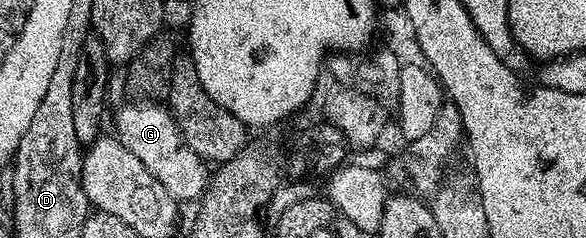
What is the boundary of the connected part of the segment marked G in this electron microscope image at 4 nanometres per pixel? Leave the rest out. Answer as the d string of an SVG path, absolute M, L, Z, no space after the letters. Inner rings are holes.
M126 102L114 120L113 131L119 142L148 168L177 202L197 201L208 185L207 165L182 141L178 123L158 102Z

